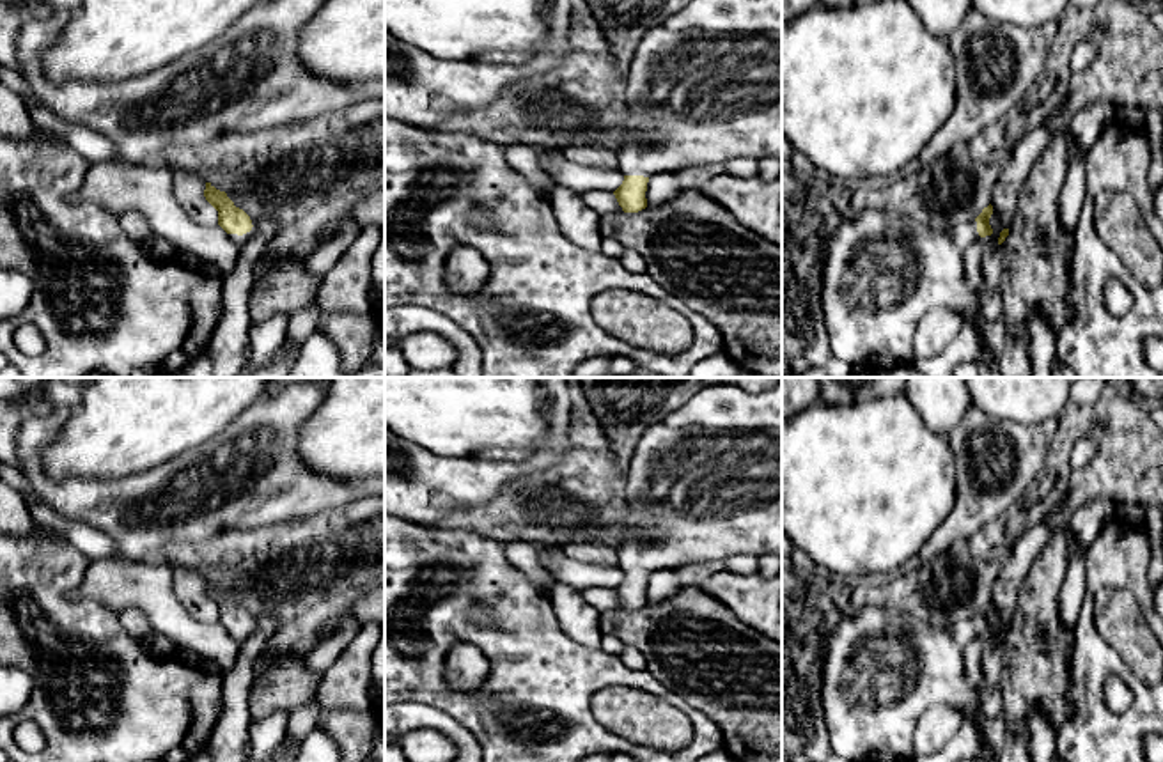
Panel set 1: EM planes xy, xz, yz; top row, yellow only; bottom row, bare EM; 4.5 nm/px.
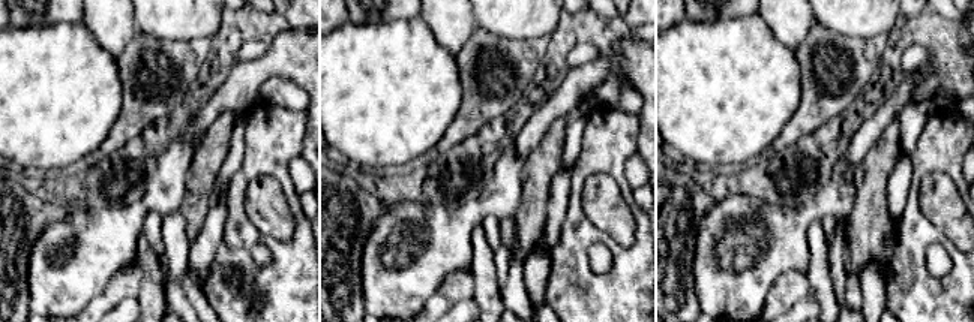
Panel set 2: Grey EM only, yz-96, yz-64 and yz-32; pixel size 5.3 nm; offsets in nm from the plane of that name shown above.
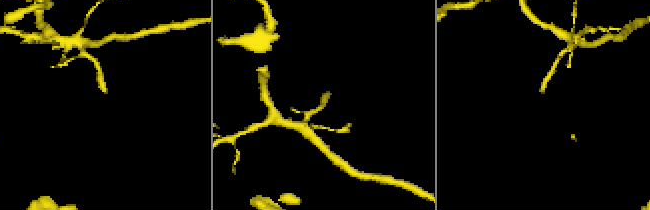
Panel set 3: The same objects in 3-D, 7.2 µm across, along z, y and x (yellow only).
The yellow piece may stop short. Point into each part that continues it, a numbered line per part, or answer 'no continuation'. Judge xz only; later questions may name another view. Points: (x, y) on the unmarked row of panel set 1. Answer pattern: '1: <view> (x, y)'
1: xz (704, 484)

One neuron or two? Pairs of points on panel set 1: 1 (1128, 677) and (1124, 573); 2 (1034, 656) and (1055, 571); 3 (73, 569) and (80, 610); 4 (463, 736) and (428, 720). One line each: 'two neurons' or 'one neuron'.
1: one neuron
2: one neuron
3: one neuron
4: one neuron

